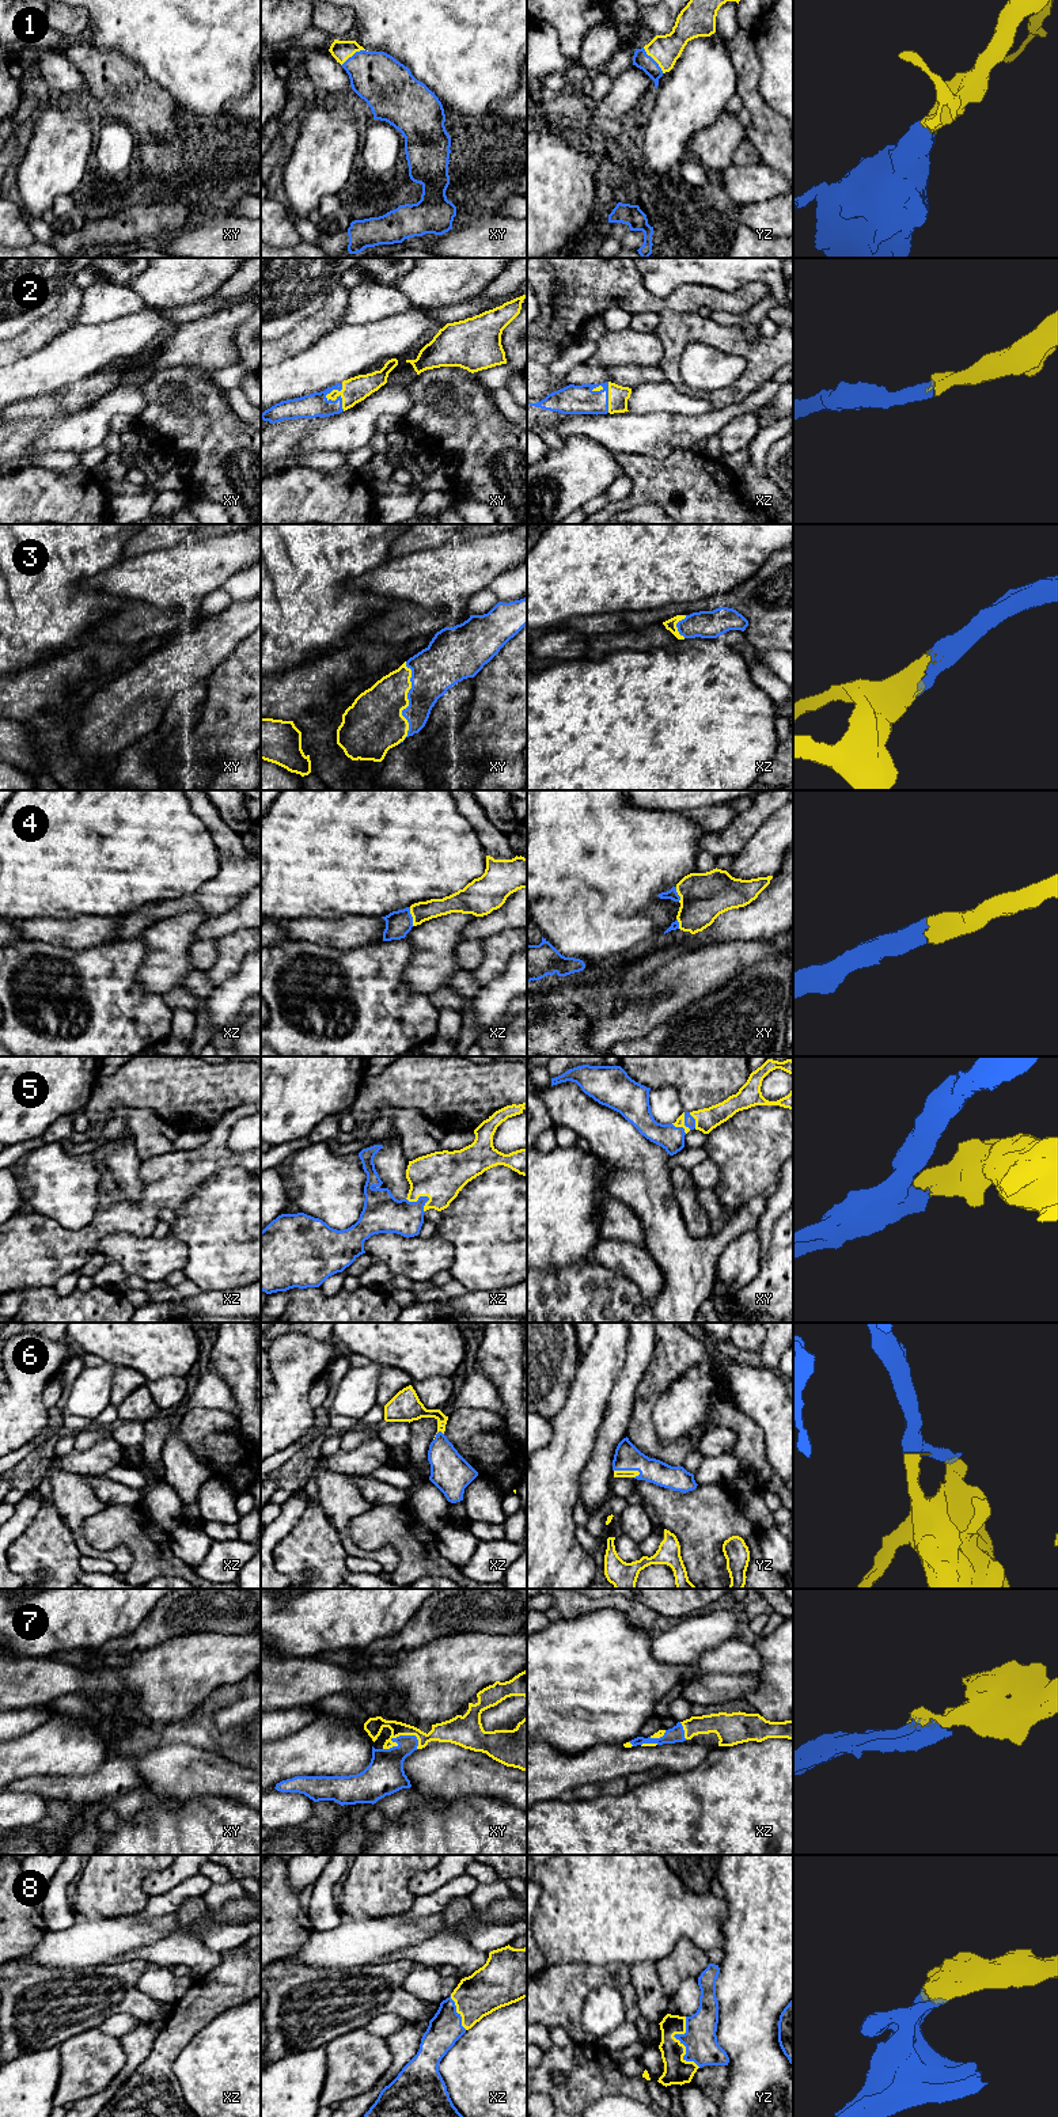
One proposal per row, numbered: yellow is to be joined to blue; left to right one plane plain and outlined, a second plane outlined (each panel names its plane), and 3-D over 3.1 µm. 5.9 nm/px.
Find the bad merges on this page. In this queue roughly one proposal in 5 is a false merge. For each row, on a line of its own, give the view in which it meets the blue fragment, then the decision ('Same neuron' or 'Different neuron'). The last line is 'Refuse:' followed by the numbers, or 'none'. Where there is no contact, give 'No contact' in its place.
1: Touches blue in yz. Same neuron
2: Touches blue in xy. Same neuron
3: Touches blue in xy. Same neuron
4: Touches blue in xz. Same neuron
5: Touches blue in xz. Same neuron
6: Touches blue in yz. Same neuron
7: Touches blue in xy. Same neuron
8: Touches blue in yz. Same neuron
Refuse: none

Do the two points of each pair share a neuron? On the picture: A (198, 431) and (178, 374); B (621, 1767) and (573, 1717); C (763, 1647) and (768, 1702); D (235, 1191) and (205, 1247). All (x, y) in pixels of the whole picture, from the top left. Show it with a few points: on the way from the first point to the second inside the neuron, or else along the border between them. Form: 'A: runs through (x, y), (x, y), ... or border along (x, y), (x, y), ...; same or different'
A: runs through (200, 416), (200, 394), (193, 387); same
B: border along (622, 1744), (594, 1744), (590, 1748), (568, 1755); different
C: runs through (770, 1661), (770, 1688); same
D: runs through (234, 1205), (234, 1218), (219, 1233); same

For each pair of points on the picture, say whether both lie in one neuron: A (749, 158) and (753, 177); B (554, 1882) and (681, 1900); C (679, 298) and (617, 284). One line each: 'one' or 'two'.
A: two
B: one
C: one

